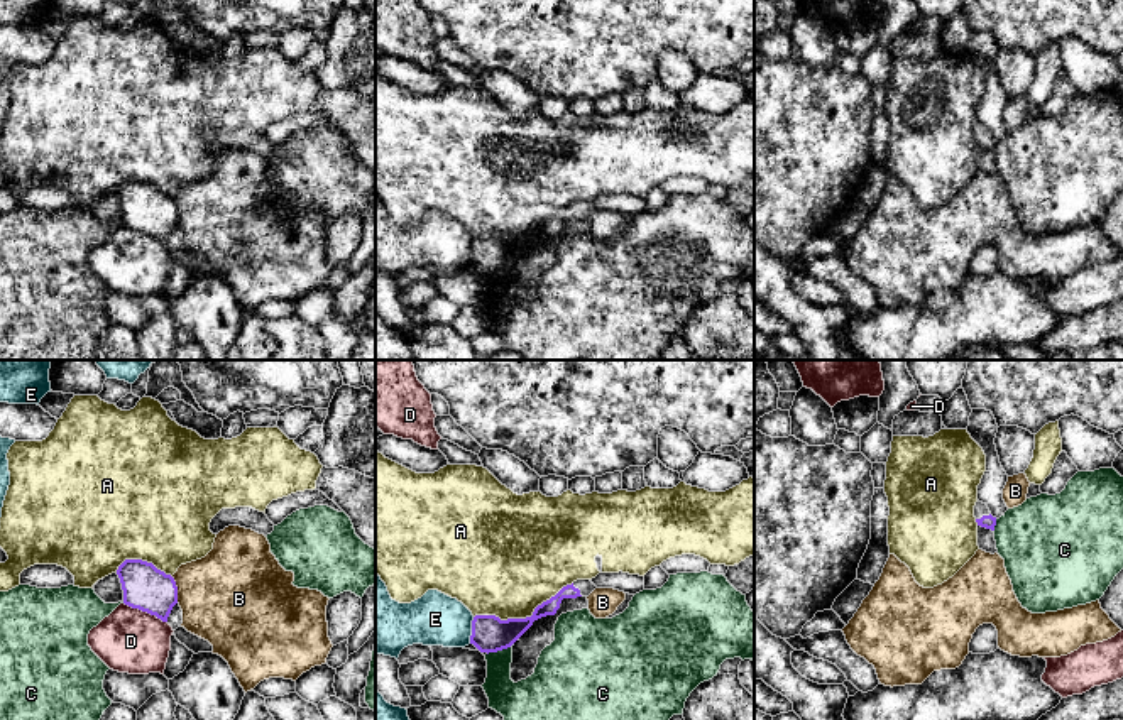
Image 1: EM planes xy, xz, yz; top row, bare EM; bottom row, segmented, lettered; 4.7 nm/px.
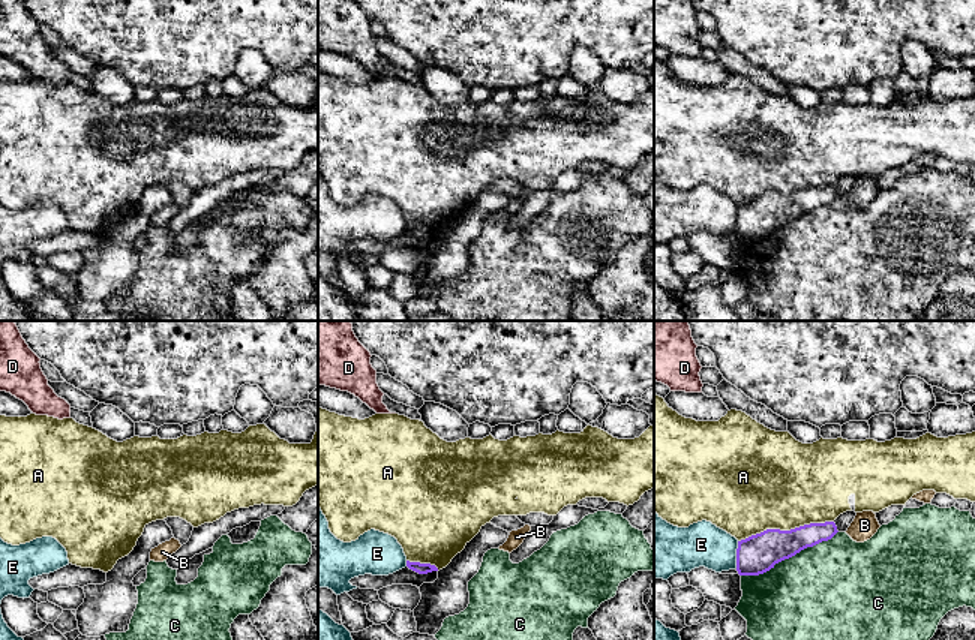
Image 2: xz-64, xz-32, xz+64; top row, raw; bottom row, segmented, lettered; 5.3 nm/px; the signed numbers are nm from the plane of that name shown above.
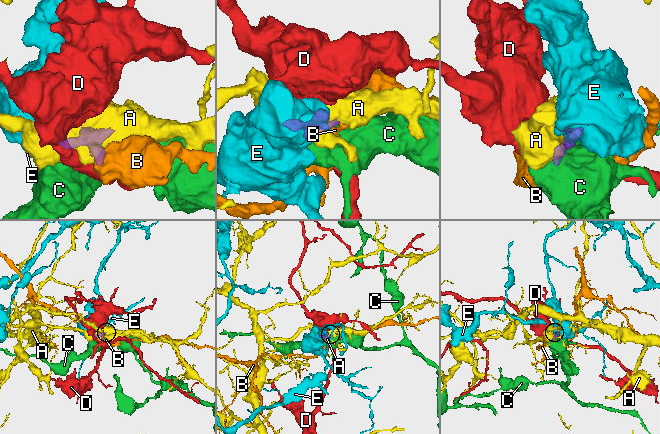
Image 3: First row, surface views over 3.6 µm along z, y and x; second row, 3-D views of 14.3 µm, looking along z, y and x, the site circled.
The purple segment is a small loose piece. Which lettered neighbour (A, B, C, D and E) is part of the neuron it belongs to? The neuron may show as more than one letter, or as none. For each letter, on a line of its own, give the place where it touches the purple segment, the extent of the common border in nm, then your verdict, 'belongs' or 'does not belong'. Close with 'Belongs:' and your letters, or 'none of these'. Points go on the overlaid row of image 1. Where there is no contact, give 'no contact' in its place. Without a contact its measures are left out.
A: xz (523, 619) | 500 nm | does not belong
B: xy (176, 590) | 130 nm | does not belong
C: xz (499, 649) | 140 nm | does not belong
D: xy (146, 610) | 220 nm | does not belong
E: xz (472, 631) | 130 nm | does not belong
Belongs: none of these

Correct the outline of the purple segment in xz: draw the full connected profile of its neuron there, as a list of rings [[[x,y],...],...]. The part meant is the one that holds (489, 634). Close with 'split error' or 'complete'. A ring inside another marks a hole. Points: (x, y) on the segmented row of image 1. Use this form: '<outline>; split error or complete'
[[[577,580],[563,586],[555,597],[538,605],[531,617],[501,620],[496,615],[475,615],[470,644],[480,652],[497,652],[511,647],[534,620],[555,615],[563,598],[589,597],[597,586],[590,580]]]; split error

